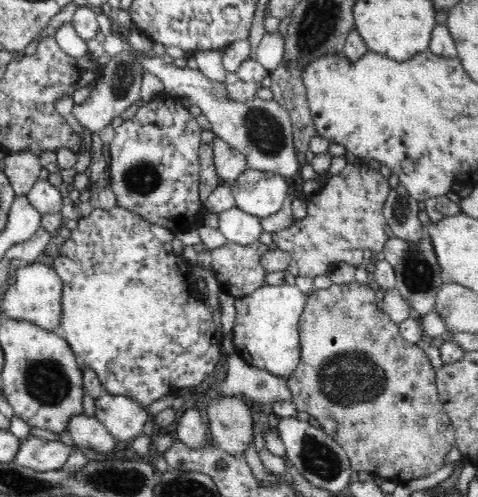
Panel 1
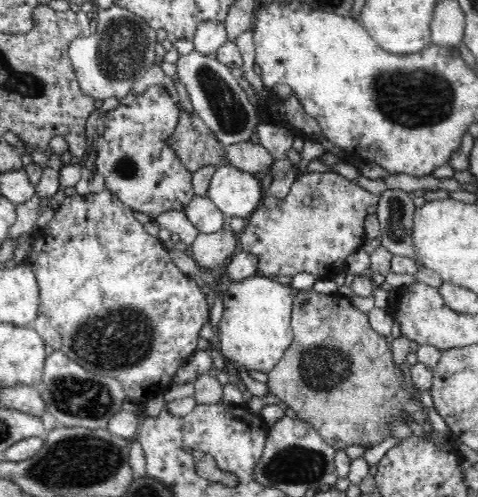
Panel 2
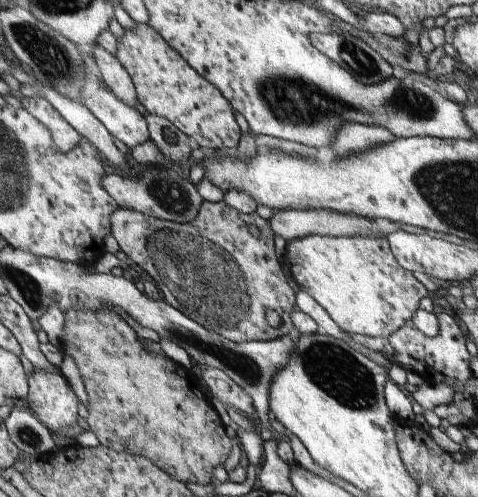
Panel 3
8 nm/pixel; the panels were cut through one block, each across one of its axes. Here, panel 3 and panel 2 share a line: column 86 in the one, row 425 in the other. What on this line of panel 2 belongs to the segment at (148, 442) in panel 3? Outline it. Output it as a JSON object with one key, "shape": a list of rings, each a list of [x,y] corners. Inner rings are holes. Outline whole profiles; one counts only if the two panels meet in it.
{"shape":[[[314,288],[294,292],[292,328],[292,348],[268,374],[268,388],[276,398],[280,398],[280,402],[296,412],[296,420],[314,426],[328,444],[342,450],[362,444],[368,450],[370,446],[390,438],[388,428],[392,428],[394,422],[404,422],[406,416],[412,416],[412,420],[420,426],[424,422],[430,422],[430,414],[424,404],[408,392],[408,380],[394,362],[390,340],[382,338],[370,328],[368,316],[354,308],[350,298],[344,298],[340,294],[318,294],[314,292]]]}

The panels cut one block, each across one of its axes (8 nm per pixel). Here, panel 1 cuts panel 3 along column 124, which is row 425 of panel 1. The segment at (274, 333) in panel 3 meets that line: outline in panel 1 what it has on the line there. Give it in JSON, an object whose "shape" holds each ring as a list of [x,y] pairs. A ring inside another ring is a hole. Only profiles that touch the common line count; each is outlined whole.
{"shape":[[[214,396],[202,404],[210,426],[210,438],[228,454],[244,454],[254,440],[254,418],[242,396]]]}

